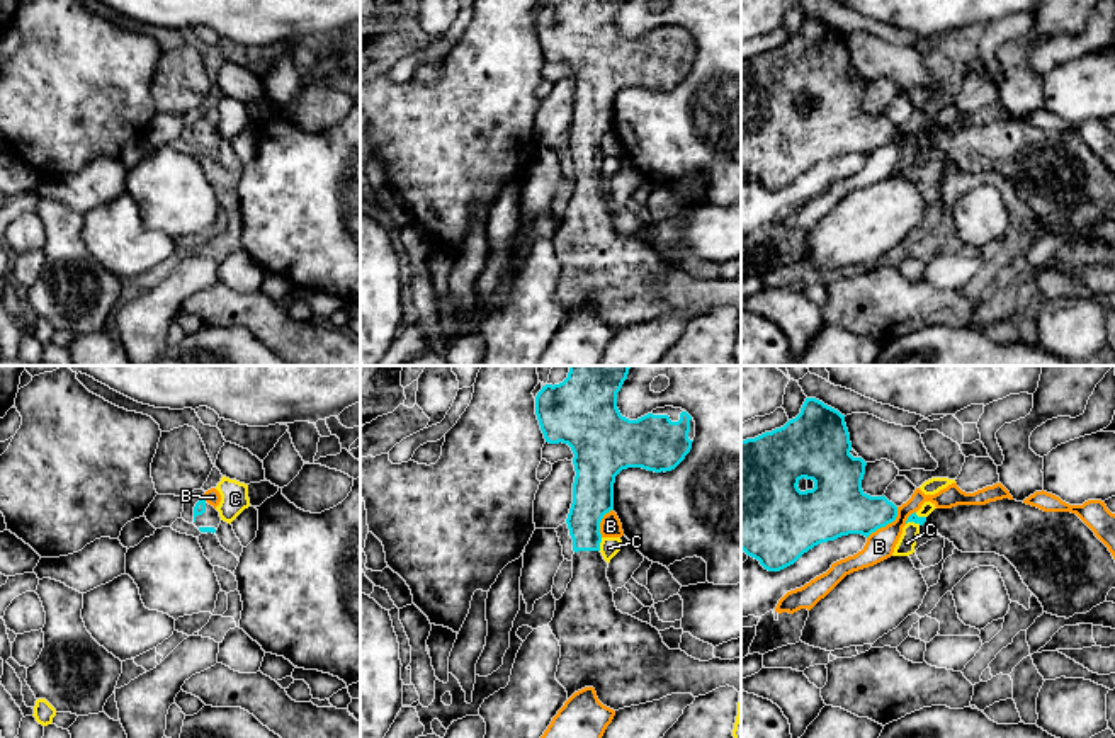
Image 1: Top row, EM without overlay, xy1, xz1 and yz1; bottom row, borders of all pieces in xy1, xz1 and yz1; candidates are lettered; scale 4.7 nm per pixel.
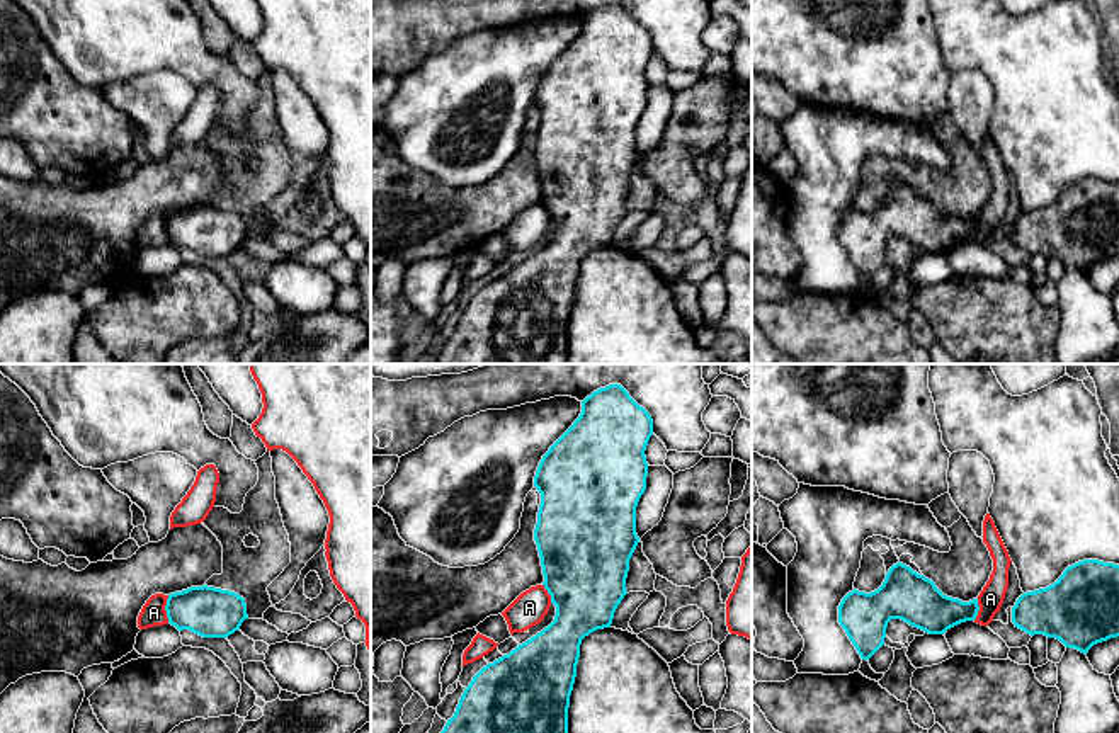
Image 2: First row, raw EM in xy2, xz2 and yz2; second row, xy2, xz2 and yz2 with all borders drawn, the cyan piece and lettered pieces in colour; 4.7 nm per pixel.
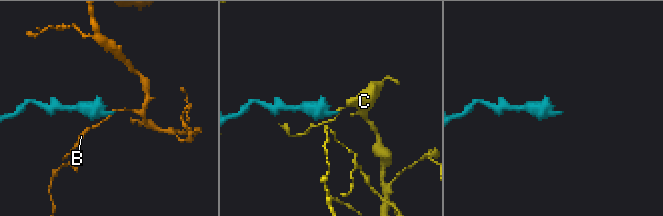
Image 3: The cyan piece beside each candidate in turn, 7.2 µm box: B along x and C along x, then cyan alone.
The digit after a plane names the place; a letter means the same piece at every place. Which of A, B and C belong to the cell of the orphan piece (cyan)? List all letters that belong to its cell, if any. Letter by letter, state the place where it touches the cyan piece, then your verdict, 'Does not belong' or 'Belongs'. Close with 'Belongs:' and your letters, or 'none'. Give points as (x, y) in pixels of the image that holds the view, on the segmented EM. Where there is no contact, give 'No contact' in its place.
A: Touches cyan at xy2 (165, 609). Does not belong
B: Touches cyan at yz1 (886, 524). Does not belong
C: Touches cyan at xz1 (599, 544). Does not belong
Belongs: none

